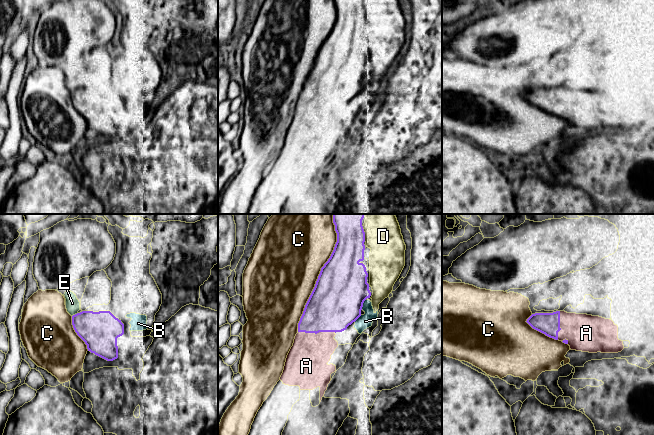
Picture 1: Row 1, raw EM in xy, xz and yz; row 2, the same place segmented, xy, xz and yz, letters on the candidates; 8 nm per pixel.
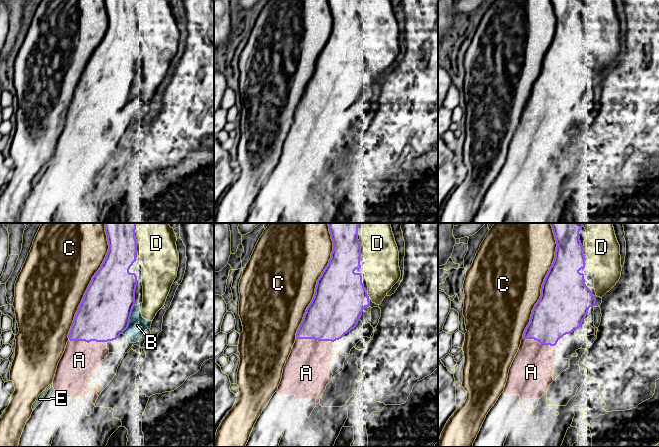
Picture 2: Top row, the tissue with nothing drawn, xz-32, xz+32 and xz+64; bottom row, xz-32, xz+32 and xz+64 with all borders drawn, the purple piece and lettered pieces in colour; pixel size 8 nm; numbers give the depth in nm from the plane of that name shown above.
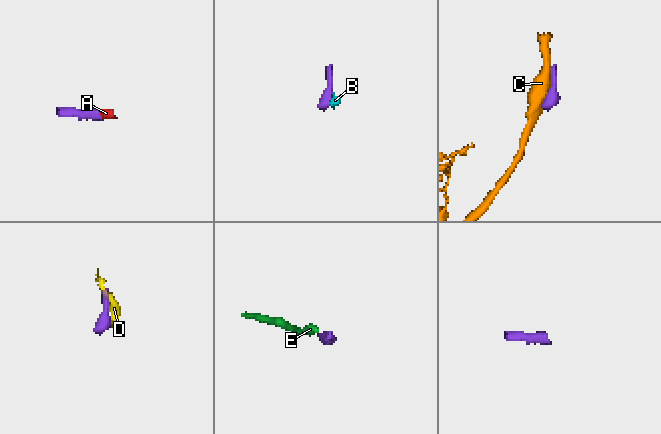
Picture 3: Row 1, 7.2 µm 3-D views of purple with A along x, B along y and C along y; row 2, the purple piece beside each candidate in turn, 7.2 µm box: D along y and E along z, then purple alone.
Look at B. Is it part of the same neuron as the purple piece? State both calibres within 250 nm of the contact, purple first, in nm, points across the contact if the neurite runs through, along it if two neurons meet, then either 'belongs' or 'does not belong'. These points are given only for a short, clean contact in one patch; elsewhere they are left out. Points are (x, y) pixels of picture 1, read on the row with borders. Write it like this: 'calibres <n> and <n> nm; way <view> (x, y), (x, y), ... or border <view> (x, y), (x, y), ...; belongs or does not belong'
calibres 420 and 120 nm; does not belong

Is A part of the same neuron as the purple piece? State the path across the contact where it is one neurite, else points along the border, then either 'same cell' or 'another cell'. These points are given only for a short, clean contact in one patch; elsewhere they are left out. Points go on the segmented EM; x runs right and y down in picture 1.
across xz (332, 306), (320, 320), (317, 332), (307, 360) | same cell

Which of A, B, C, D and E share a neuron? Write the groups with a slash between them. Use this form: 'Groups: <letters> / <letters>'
Groups: A / B D / C / E

